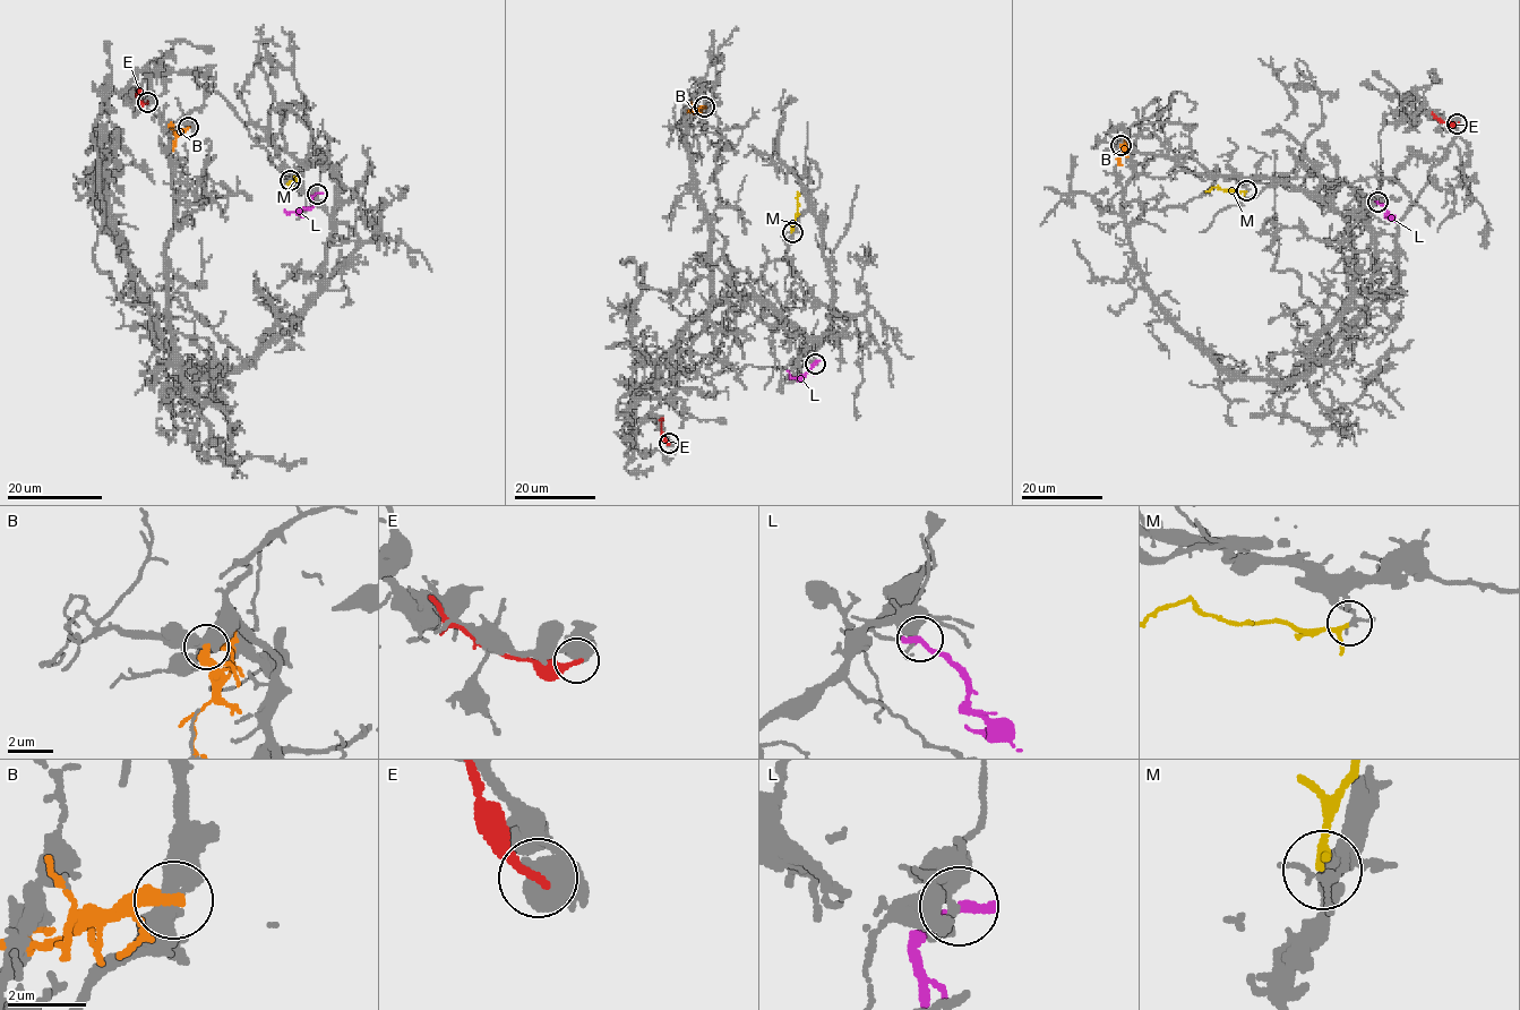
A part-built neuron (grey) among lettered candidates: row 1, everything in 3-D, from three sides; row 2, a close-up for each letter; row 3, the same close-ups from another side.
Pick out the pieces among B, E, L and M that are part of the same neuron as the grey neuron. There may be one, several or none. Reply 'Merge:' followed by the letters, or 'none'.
Merge: none

